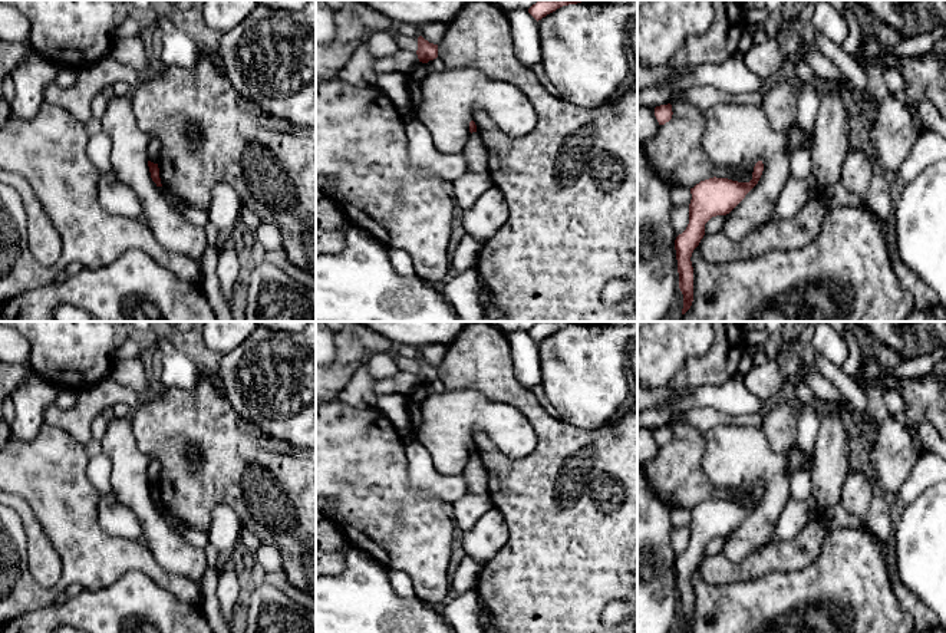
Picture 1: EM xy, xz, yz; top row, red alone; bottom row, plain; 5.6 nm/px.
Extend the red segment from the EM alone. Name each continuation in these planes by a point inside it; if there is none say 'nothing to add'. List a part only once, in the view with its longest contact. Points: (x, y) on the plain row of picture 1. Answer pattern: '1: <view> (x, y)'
nothing to add

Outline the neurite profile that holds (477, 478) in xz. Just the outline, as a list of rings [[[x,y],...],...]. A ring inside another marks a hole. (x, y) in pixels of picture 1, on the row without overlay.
[[[478,454],[468,458],[462,477],[468,485],[468,494],[485,495],[488,494],[490,477]]]

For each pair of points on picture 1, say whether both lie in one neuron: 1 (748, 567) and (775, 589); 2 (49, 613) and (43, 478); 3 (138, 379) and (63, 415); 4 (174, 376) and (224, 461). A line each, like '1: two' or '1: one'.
1: two
2: two
3: two
4: two

